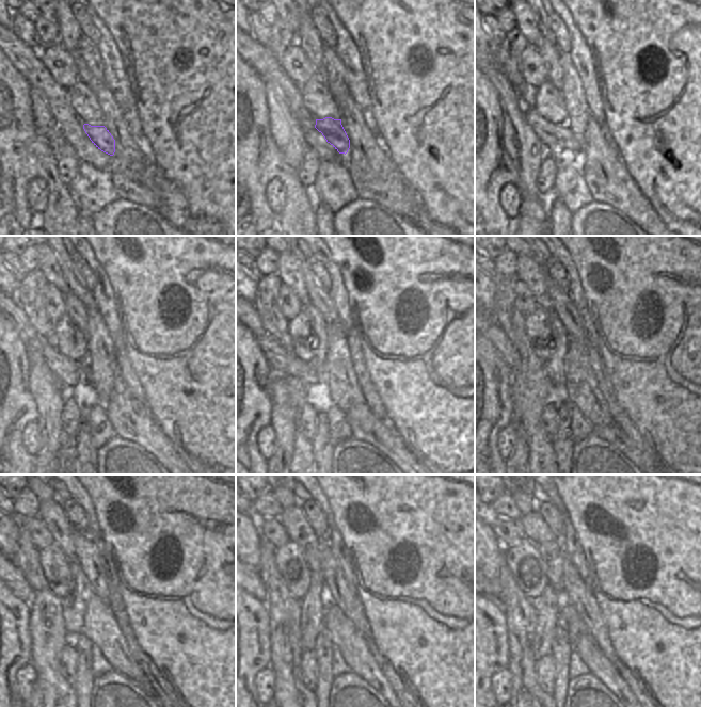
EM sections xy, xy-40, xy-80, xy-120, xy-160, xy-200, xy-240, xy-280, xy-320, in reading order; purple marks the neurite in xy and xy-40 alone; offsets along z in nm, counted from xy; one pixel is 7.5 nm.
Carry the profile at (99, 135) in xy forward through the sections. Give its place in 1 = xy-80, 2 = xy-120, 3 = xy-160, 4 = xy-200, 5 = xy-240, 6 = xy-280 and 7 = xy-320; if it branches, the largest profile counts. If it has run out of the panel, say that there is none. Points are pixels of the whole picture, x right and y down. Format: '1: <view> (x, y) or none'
1: xy-80 (555, 138)
2: xy-120 (69, 372)
3: xy-160 (281, 362)
4: xy-200 (496, 336)
5: xy-240 (18, 585)
6: xy-280 (257, 590)
7: xy-320 (496, 584)

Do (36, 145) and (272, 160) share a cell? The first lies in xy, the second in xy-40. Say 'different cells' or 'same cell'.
same cell

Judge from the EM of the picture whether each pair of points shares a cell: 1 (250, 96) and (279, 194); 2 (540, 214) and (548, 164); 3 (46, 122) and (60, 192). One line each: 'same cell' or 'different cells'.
1: different cells
2: different cells
3: different cells

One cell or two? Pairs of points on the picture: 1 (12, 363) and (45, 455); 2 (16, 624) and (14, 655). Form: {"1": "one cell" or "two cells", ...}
{"1": "two cells", "2": "one cell"}

